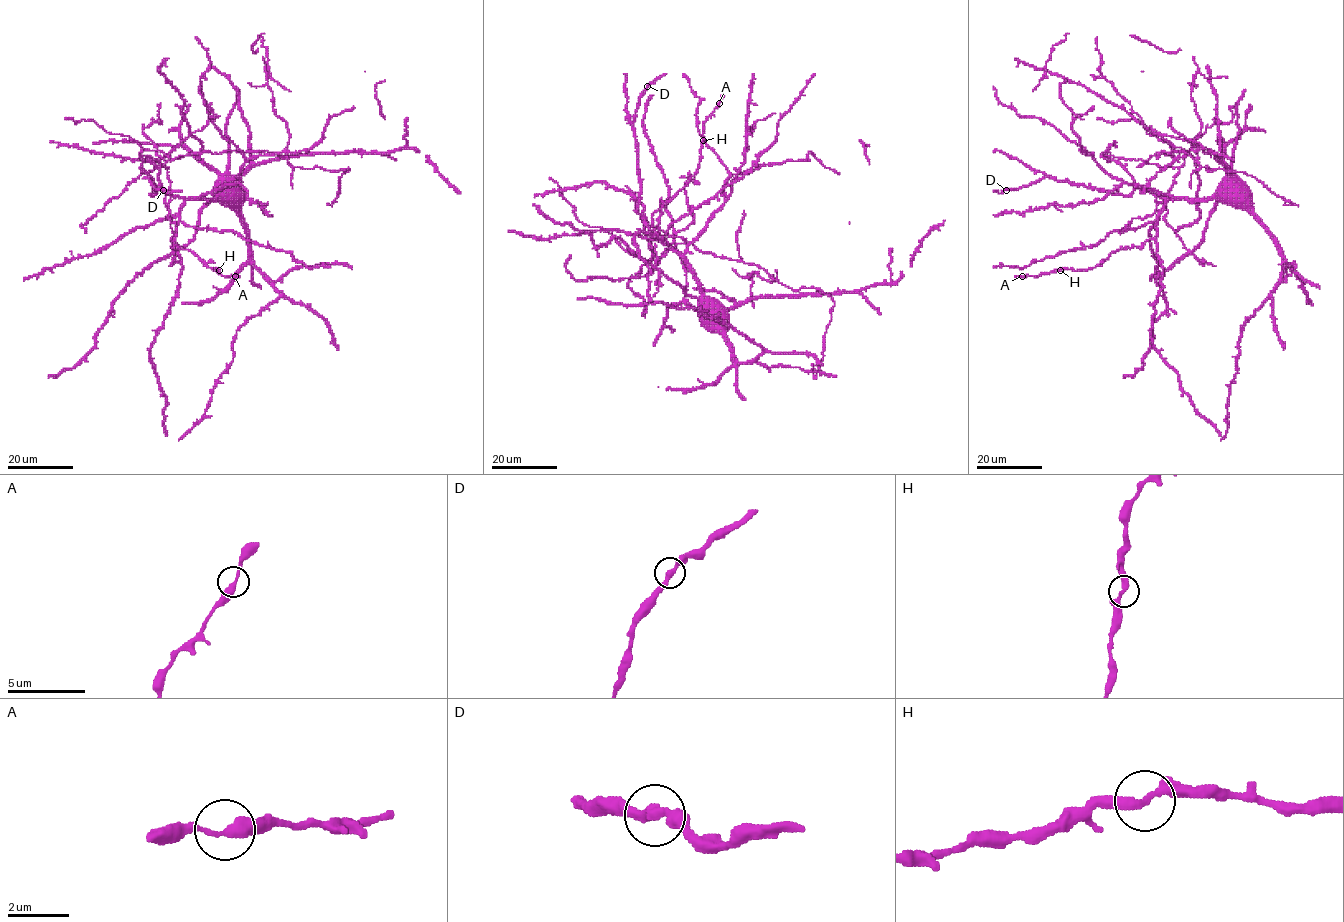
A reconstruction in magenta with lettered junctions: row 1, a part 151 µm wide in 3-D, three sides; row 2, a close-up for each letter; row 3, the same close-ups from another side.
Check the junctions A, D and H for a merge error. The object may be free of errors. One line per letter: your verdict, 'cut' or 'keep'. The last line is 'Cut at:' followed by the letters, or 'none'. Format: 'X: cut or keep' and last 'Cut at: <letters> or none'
A: keep
D: keep
H: keep
Cut at: none

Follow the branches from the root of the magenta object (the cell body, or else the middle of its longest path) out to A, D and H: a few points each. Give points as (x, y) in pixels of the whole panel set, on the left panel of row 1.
A: (228, 186), (214, 199), (188, 199), (185, 202), (179, 213), (174, 246), (187, 249), (223, 275), (235, 276)
D: (228, 186), (214, 199), (181, 199), (161, 188), (152, 196), (156, 192), (148, 176), (156, 189), (162, 190)
H: (228, 186), (214, 199), (185, 202), (174, 241), (174, 246), (187, 249), (206, 265), (218, 269)

